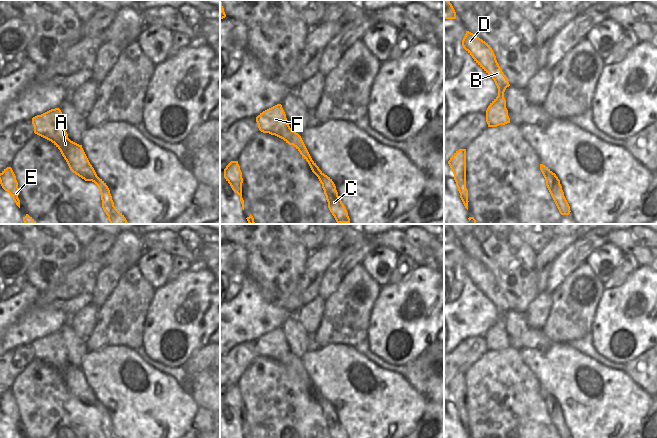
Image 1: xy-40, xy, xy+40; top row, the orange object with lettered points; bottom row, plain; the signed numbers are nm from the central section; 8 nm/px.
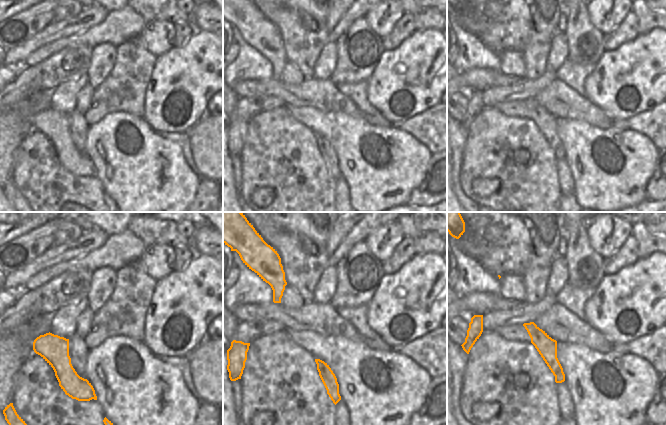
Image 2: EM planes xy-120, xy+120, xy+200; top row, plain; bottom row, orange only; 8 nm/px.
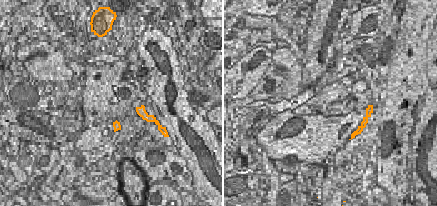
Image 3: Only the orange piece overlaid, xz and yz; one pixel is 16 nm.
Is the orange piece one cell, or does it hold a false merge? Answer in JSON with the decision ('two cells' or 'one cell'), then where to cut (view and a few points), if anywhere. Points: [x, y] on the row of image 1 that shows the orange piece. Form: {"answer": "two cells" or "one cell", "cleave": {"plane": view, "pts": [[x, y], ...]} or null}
{"answer": "two cells", "cleave": {"plane": "xy", "pts": [[318, 167], [319, 178]]}}

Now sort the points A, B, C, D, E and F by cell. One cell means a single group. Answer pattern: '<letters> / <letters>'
A B D F / C E

